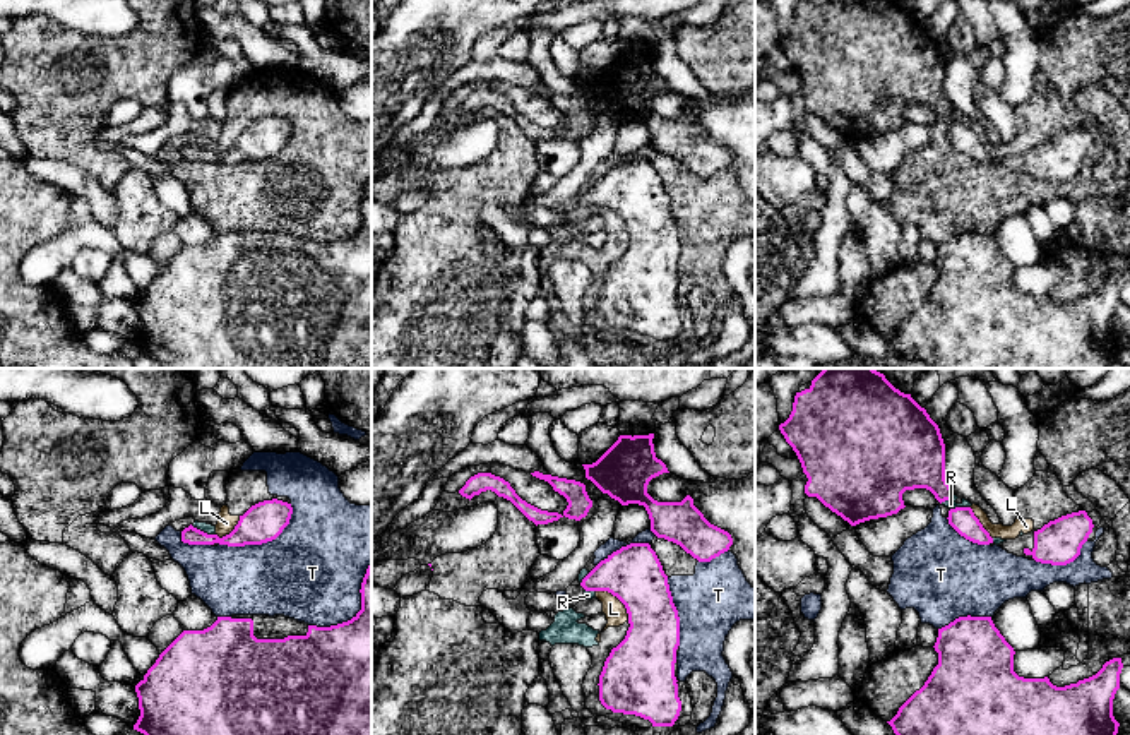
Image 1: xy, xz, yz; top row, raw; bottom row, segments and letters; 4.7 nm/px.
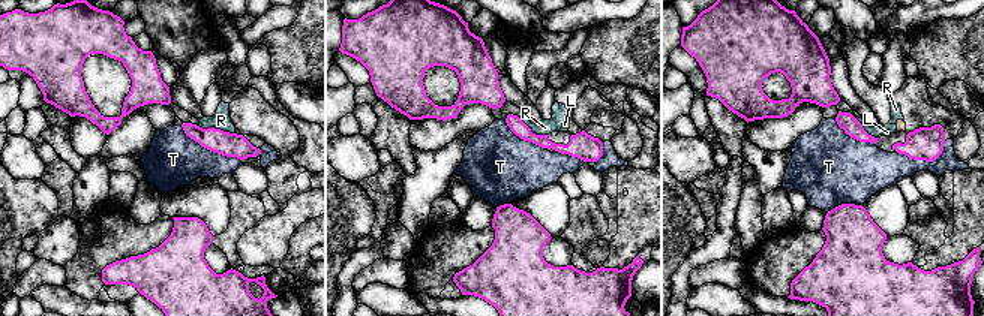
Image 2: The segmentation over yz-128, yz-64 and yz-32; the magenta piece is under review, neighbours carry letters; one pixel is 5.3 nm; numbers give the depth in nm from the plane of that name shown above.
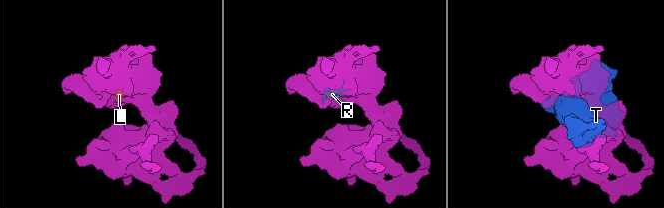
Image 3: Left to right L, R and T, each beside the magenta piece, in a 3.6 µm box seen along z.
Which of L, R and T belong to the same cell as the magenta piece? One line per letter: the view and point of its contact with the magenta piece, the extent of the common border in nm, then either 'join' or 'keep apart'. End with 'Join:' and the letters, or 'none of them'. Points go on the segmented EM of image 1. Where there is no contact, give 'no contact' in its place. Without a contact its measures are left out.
L: xz (617, 597) | 220 nm | keep apart
R: xy (202, 531) | 130 nm | keep apart
T: xy (264, 542) | 400 nm | keep apart
Join: none of them

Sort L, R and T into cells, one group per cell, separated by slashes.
L R T

